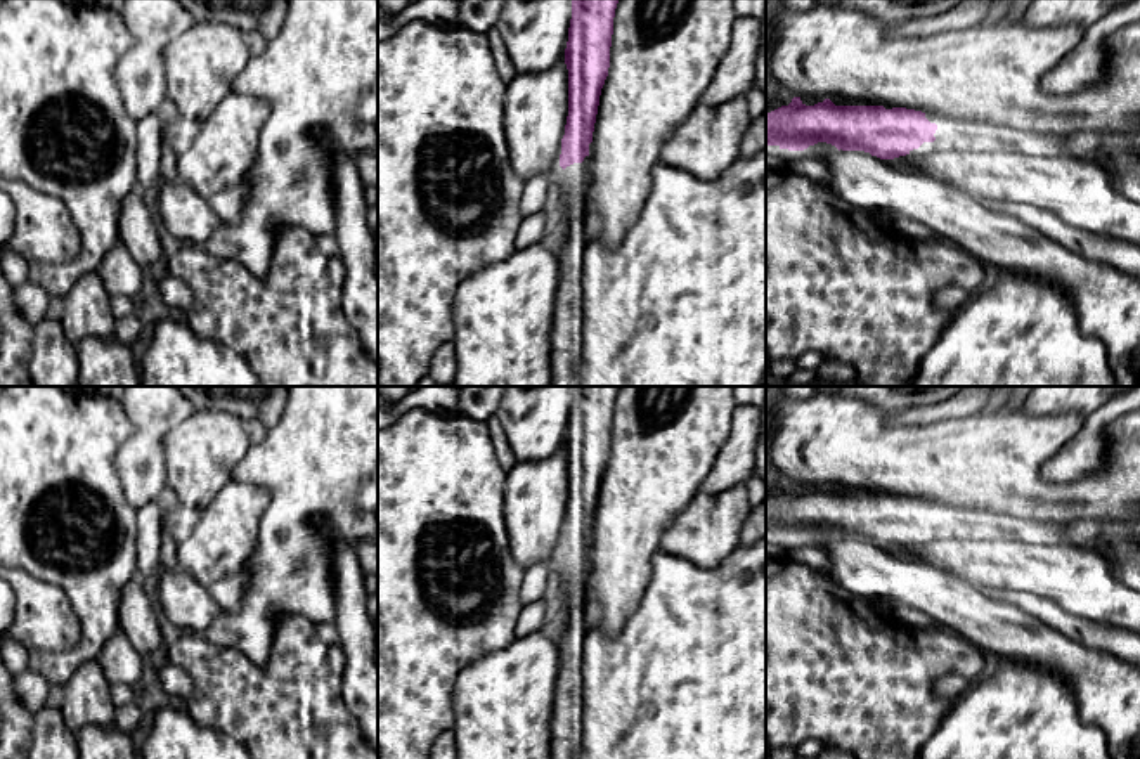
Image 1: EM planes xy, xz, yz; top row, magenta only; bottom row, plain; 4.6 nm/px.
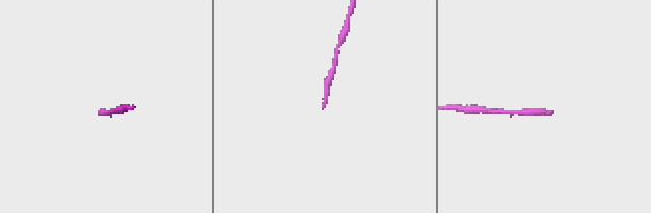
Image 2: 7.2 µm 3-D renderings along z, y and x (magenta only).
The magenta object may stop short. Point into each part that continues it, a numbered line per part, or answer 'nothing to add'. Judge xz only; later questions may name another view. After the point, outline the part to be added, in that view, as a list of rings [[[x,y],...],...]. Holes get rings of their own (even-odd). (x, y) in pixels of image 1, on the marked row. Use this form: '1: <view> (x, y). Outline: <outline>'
1: xz (570, 186). Outline: [[[560,152],[549,170],[553,180],[553,203],[558,213],[558,222],[568,225],[575,208],[586,199],[591,189],[591,156],[586,156],[582,163],[573,163],[565,170],[560,166]]]

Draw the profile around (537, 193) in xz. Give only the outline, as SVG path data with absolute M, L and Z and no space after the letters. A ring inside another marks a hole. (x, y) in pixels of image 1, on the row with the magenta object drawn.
M546 173L534 175L523 182L523 196L520 199L521 215L551 211L553 206L553 180Z

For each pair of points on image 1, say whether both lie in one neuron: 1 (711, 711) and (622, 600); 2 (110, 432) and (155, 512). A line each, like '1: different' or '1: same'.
1: different
2: different

